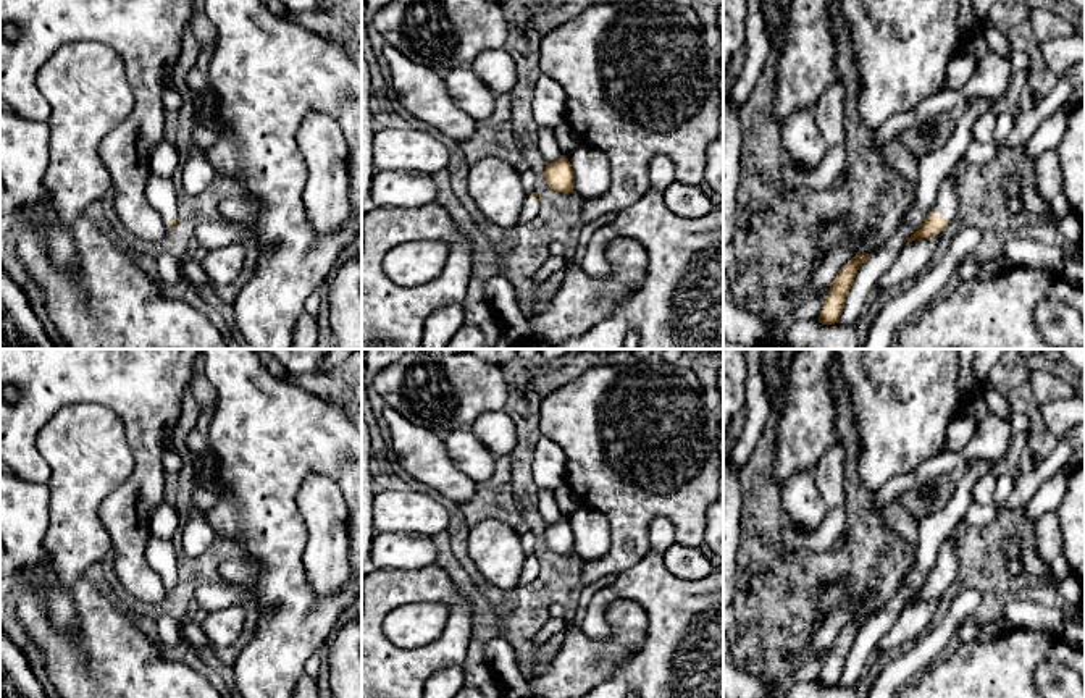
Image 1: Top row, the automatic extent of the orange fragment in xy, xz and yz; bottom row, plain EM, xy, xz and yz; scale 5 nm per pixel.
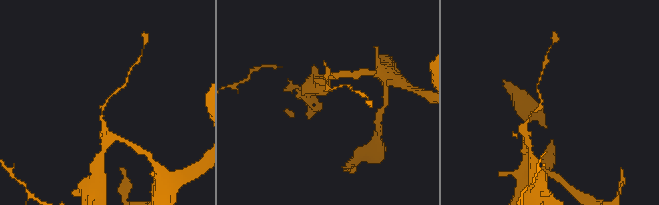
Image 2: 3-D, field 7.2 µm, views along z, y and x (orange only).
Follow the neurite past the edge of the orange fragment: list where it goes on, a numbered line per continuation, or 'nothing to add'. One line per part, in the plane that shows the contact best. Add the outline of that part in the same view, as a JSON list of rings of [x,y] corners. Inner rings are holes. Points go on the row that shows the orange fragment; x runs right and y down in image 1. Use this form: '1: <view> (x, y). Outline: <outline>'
1: yz (945, 206). Outline: [[[949,176],[938,189],[932,213],[951,221],[957,210],[957,183]]]

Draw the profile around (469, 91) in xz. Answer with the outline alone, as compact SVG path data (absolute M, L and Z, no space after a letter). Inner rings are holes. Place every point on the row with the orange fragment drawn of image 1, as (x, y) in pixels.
M455 66L442 74L446 89L454 103L484 123L496 103L496 92L475 73L471 66Z

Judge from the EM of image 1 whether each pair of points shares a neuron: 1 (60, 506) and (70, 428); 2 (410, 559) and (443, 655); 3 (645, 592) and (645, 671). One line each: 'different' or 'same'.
1: same
2: different
3: same

